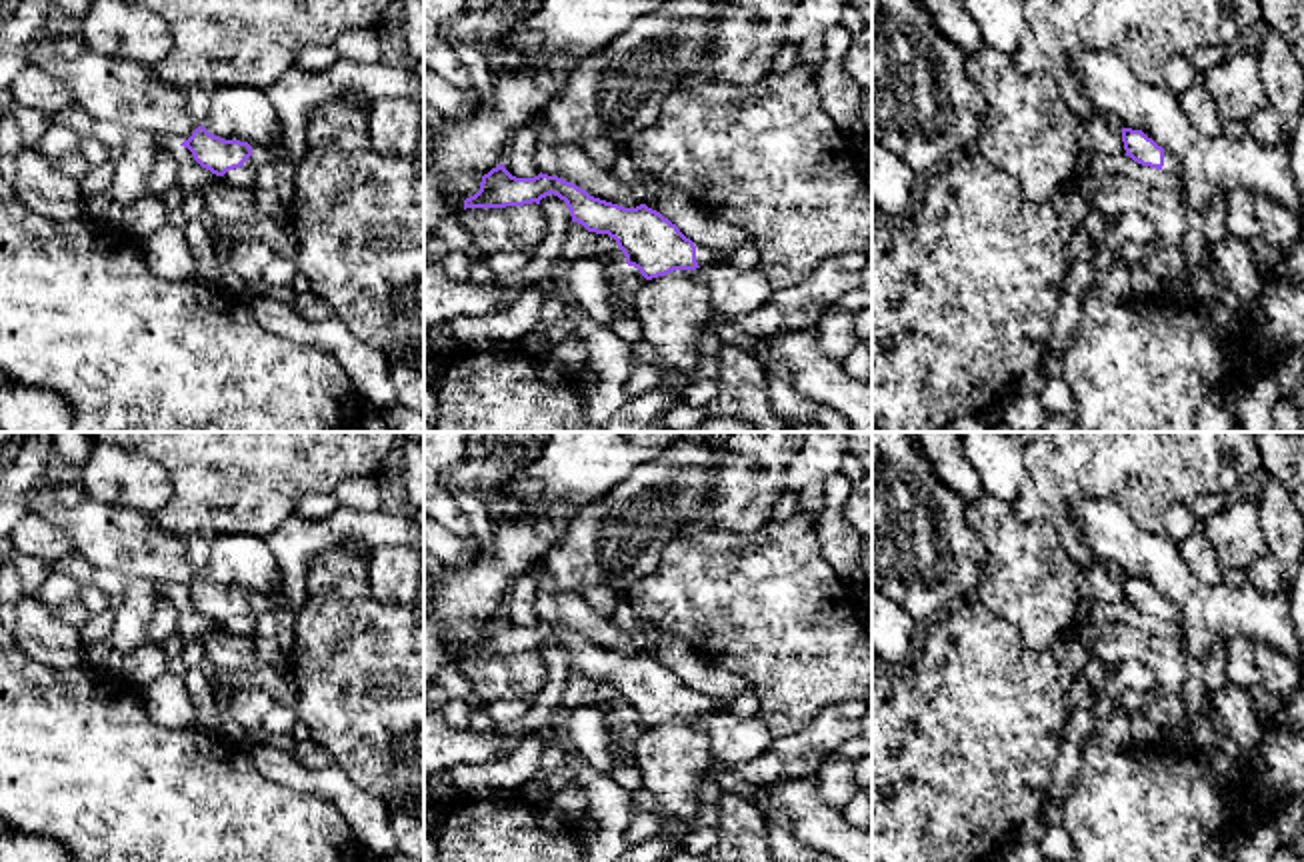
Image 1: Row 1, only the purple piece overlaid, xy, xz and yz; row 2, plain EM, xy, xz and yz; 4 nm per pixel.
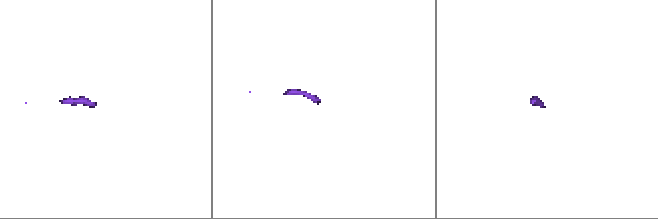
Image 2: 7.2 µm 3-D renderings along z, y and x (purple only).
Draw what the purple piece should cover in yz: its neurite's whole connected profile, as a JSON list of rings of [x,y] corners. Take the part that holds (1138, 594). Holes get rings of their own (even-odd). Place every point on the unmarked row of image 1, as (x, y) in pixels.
[[[1122,576],[1122,590],[1126,604],[1130,604],[1134,610],[1156,618],[1164,618],[1178,630],[1182,628],[1180,610],[1168,598],[1148,586],[1142,578]]]

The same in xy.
[[[198,574],[180,594],[188,596],[194,608],[216,624],[240,614],[256,618],[264,612],[286,608],[282,574],[260,596],[240,588],[224,588],[210,582],[204,574]]]

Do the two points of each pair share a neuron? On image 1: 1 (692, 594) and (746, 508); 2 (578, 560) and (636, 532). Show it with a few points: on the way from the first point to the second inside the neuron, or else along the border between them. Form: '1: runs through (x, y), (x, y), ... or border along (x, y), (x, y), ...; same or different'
1: border along (770, 518), (748, 530), (698, 528); different
2: runs through (592, 552), (622, 532); same

